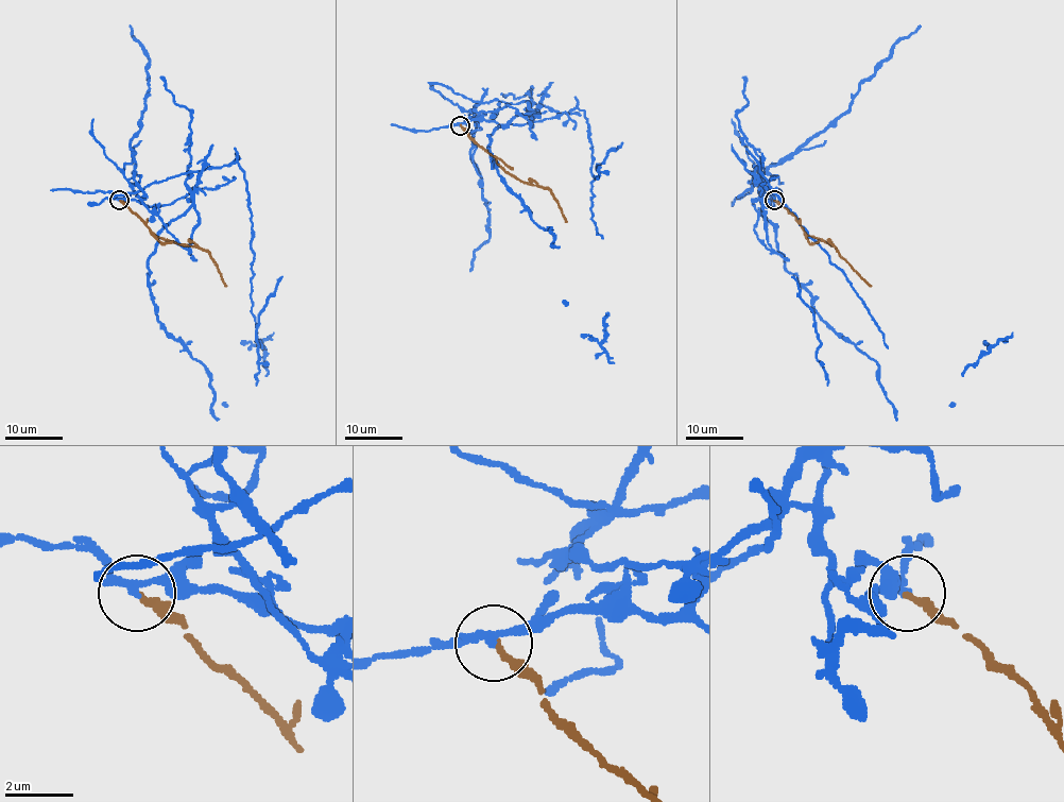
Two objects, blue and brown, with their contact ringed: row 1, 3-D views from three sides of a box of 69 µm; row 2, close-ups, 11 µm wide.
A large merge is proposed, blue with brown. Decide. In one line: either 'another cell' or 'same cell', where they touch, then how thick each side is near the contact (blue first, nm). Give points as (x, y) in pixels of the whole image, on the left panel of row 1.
another cell | (119, 200) | 200/190 nm

